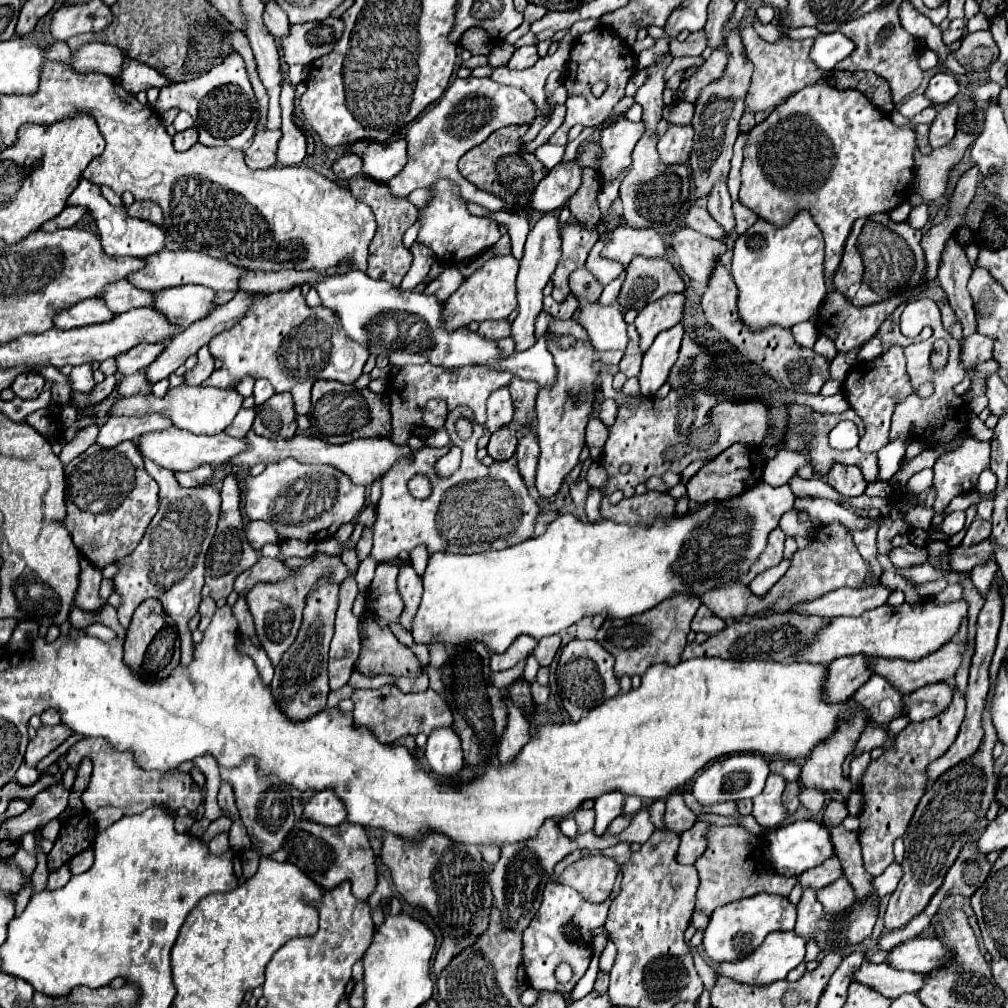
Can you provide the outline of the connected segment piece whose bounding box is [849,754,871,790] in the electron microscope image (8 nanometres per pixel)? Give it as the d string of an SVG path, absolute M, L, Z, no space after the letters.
M861 754L859 758L853 758L853 760L851 760L849 780L851 780L851 784L853 784L853 790L859 790L859 788L861 788L861 778L863 778L869 762L871 762L869 754Z

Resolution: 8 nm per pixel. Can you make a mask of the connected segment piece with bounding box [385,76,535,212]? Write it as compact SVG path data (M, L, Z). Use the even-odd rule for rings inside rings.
M455 78L453 84L447 88L447 92L441 96L441 100L419 116L419 120L413 120L407 130L407 142L409 142L409 162L405 170L397 176L393 176L389 182L385 182L395 196L407 196L409 192L417 188L427 188L435 178L451 178L459 182L461 194L467 202L479 204L487 210L505 210L505 204L501 198L481 192L475 184L471 184L467 178L461 176L457 162L459 158L485 142L497 128L511 126L511 124L525 124L535 120L535 106L531 106L531 98L523 94L523 90L515 86L499 84L491 78Z

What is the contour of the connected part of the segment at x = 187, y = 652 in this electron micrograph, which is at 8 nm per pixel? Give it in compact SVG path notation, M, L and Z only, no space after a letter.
M145 458L145 470L159 484L159 510L151 520L139 546L123 560L119 560L119 574L113 578L117 594L123 596L119 622L123 628L129 626L135 608L147 600L157 598L163 604L165 614L175 622L181 638L181 666L189 666L193 660L193 642L187 622L198 612L202 600L199 590L199 570L205 576L205 556L215 534L219 518L219 490L213 486L183 488L173 470L161 468Z

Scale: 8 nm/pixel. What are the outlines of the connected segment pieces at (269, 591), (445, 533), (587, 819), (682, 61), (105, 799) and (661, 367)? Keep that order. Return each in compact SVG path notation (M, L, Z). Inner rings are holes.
M317 554L317 558L309 564L299 568L299 572L279 584L259 584L255 586L249 594L247 594L247 602L249 602L249 610L255 618L255 632L257 638L261 642L261 646L265 648L269 660L273 666L279 664L281 656L285 654L285 650L293 644L301 622L303 622L303 608L307 602L307 596L311 594L311 590L317 586L317 582L321 580L321 570L323 570L323 562L327 560L327 554Z
M459 406L449 412L445 430L451 436L451 444L463 450L463 460L459 470L443 480L433 472L433 464L437 458L449 452L449 448L423 448L415 452L411 462L399 462L395 470L389 470L381 478L381 498L377 502L377 520L373 524L373 550L371 556L377 563L388 562L397 558L401 552L411 552L417 546L427 546L429 556L435 552L449 554L479 554L487 550L503 550L527 540L533 532L533 524L537 518L537 502L529 496L529 490L517 470L515 460L495 462L491 466L483 466L477 460L477 440L483 436L483 426L473 424L473 434L469 440L461 440L455 422L459 418L467 418L473 422L471 410L467 406ZM423 474L431 482L431 496L425 500L413 498L407 482ZM423 526L423 530L419 530ZM423 538L423 542L419 542Z
M579 808L579 810L575 810L575 822L577 822L577 826L579 826L579 832L583 834L583 832L589 832L591 828L593 828L593 820L595 820L595 812L593 810L583 810L583 808Z
M694 57L687 58L673 58L671 64L668 66L665 72L665 81L667 81L672 75L674 75L677 71L682 69L687 69L693 65L701 66L702 63L694 63Z
M83 738L75 746L69 748L67 752L67 762L71 766L79 766L79 762L91 756L93 760L93 774L91 782L83 794L83 802L87 810L97 810L101 806L117 806L123 808L125 814L139 814L151 806L171 806L173 810L187 808L195 810L203 798L199 790L191 790L191 776L185 772L145 772L135 764L133 752L117 752L105 738Z
M679 322L671 330L663 330L663 334L657 334L651 348L643 354L639 384L641 384L641 394L645 398L653 396L665 384L665 378L677 358L683 334L685 328Z

